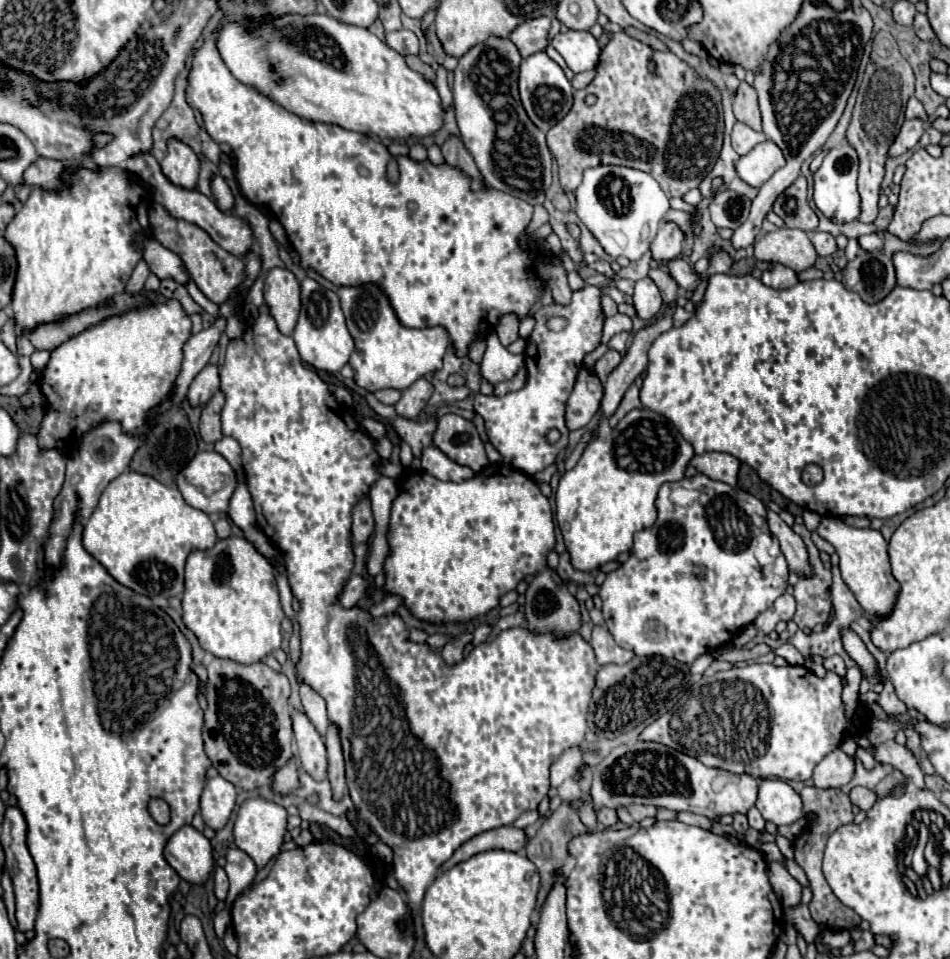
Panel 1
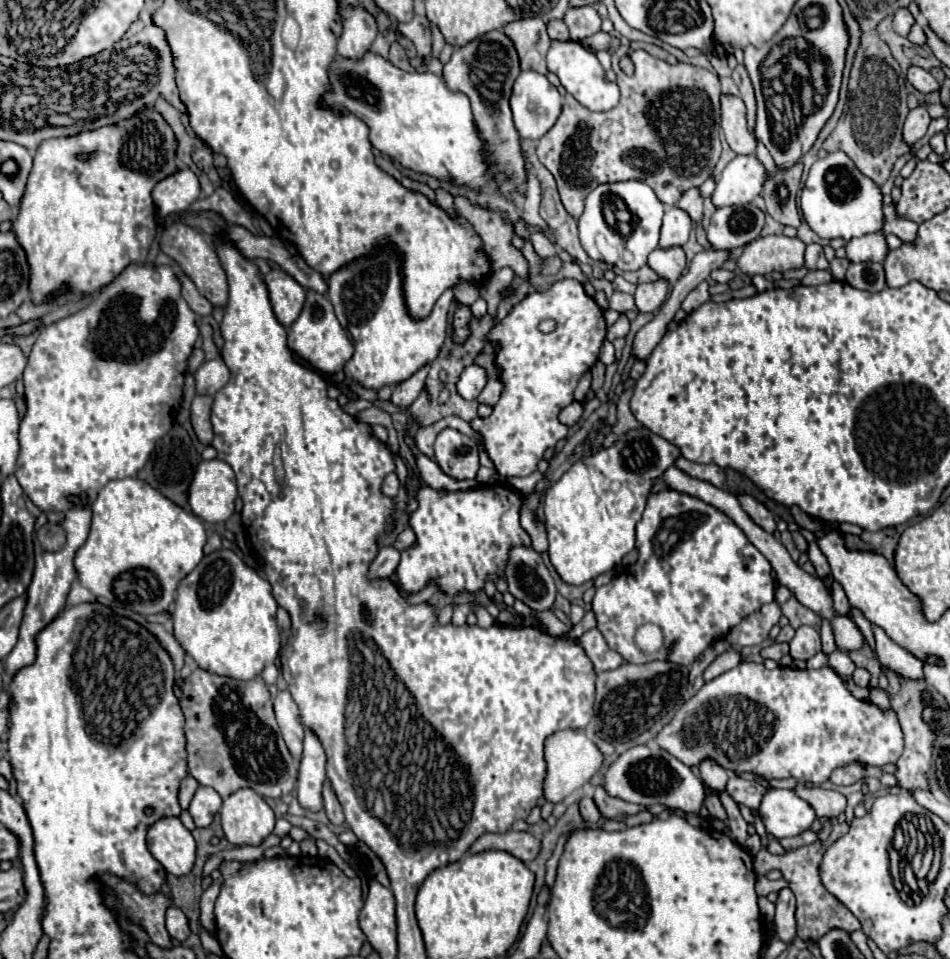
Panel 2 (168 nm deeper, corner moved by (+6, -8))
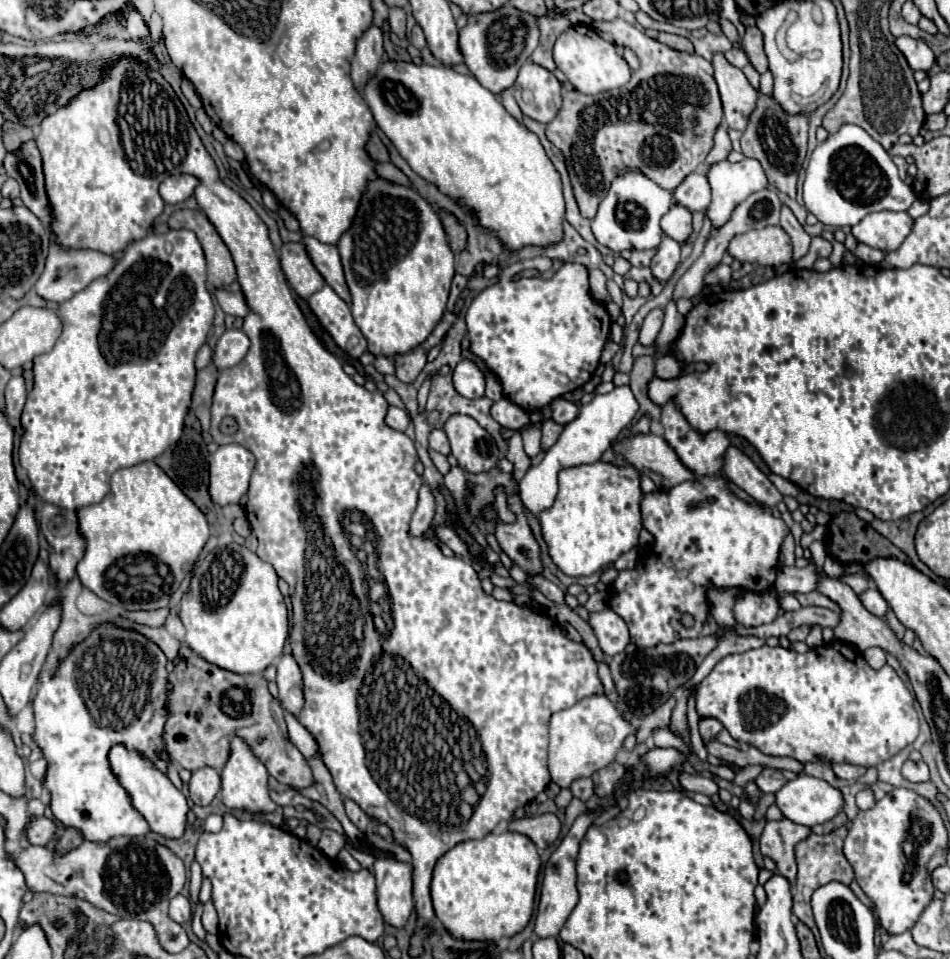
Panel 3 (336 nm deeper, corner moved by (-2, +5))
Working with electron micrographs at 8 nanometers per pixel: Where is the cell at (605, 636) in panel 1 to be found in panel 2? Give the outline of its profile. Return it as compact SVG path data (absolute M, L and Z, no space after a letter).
M599 629L585 631L581 635L581 647L585 649L587 657L593 661L595 671L617 669L623 663L623 657L605 643L605 637L601 635Z

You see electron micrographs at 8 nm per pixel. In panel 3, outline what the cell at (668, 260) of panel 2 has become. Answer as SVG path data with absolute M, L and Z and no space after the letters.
M671 204L669 214L665 214L665 218L661 218L661 230L663 230L663 236L669 236L675 242L685 244L693 232L691 214L685 208Z

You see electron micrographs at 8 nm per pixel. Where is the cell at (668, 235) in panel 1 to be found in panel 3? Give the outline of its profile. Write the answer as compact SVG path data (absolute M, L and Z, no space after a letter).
M693 172L689 174L675 190L673 190L673 202L677 206L687 208L691 214L693 212L705 212L711 202L711 190L707 176L703 172Z

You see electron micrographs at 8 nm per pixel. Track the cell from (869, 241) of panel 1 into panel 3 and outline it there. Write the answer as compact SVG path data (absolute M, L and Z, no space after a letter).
M877 212L867 214L857 226L853 226L853 236L871 248L891 252L901 246L911 230L913 220L907 212Z

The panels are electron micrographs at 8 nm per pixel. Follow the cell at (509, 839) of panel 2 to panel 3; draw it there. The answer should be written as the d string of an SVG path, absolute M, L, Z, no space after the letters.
M543 814L543 816L533 816L533 818L511 820L507 830L525 834L527 838L533 840L533 844L539 850L543 850L557 840L557 836L561 832L561 822L555 814Z

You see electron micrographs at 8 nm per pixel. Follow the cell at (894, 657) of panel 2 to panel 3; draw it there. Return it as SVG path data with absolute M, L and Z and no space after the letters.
M871 586L871 588L861 596L861 602L863 602L863 606L865 606L871 614L875 614L875 616L879 616L879 618L885 620L885 614L887 614L889 606L887 606L885 598L879 594L879 590L877 590L875 586Z

